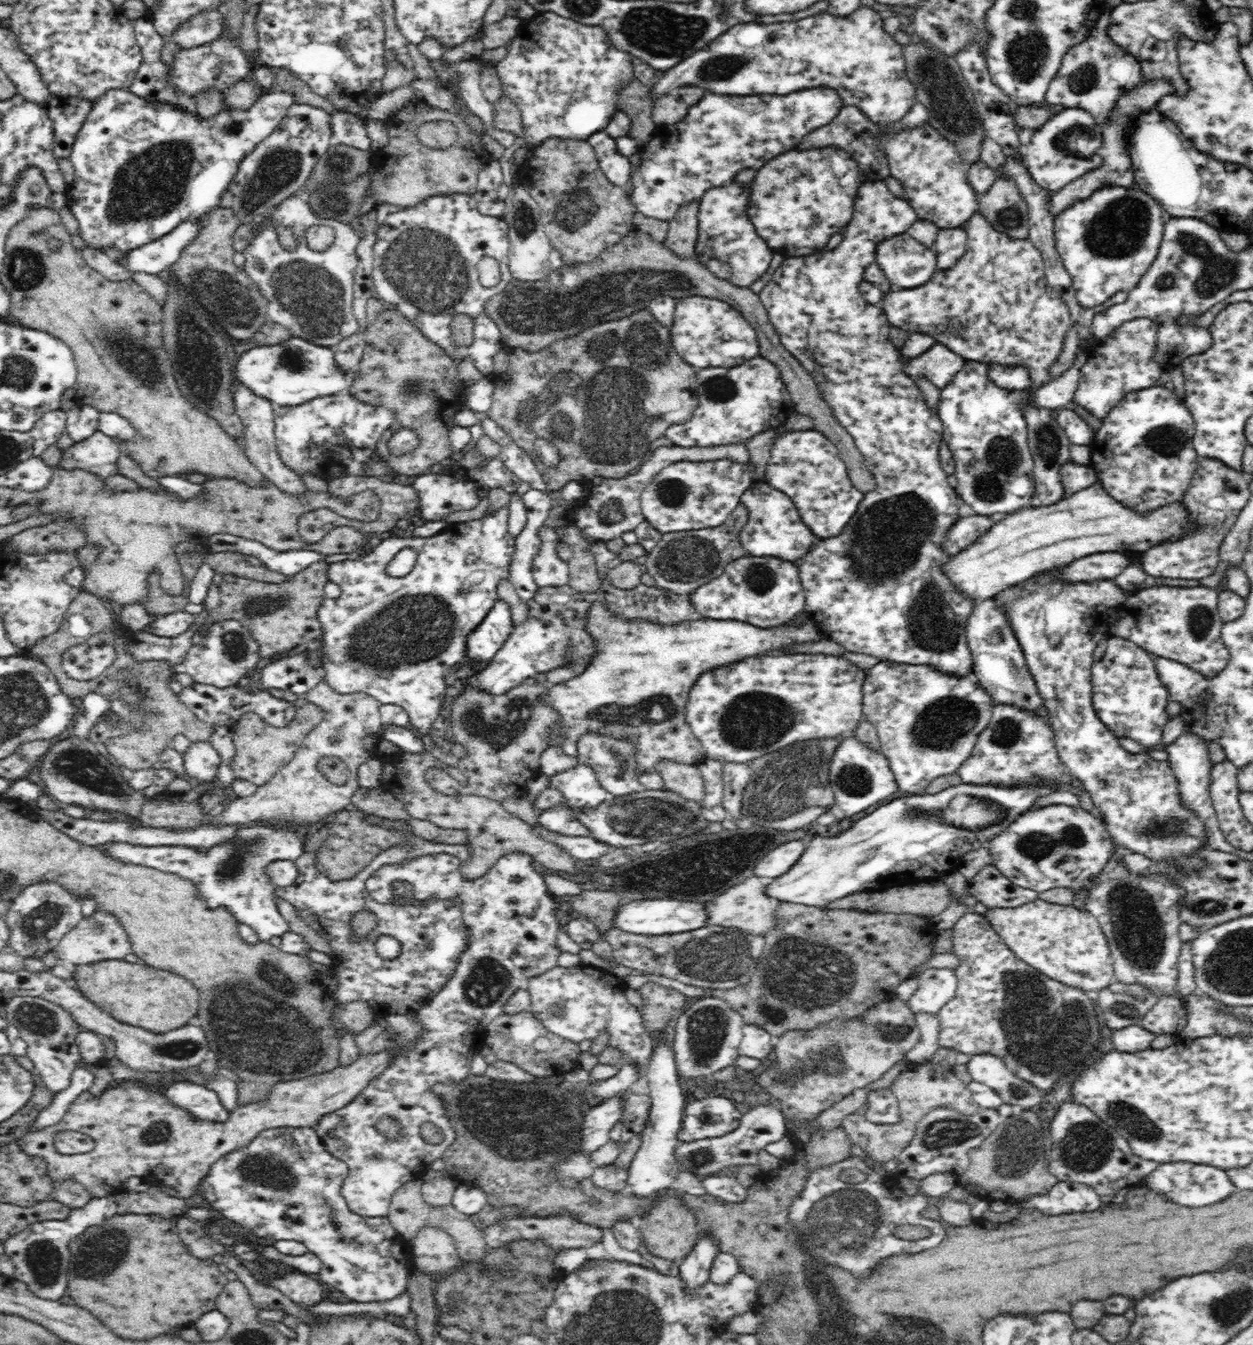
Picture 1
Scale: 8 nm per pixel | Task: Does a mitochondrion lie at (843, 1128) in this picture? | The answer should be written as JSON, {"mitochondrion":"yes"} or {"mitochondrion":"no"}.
{"mitochondrion":"no"}

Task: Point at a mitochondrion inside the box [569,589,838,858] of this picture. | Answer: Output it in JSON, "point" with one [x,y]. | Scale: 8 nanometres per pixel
{"point":[777,797]}

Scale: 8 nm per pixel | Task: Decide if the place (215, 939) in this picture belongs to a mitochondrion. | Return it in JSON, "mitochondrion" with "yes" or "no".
{"mitochondrion":"no"}

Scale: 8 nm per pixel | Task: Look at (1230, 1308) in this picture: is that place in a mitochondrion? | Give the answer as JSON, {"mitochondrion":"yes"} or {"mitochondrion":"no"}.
{"mitochondrion":"yes"}

